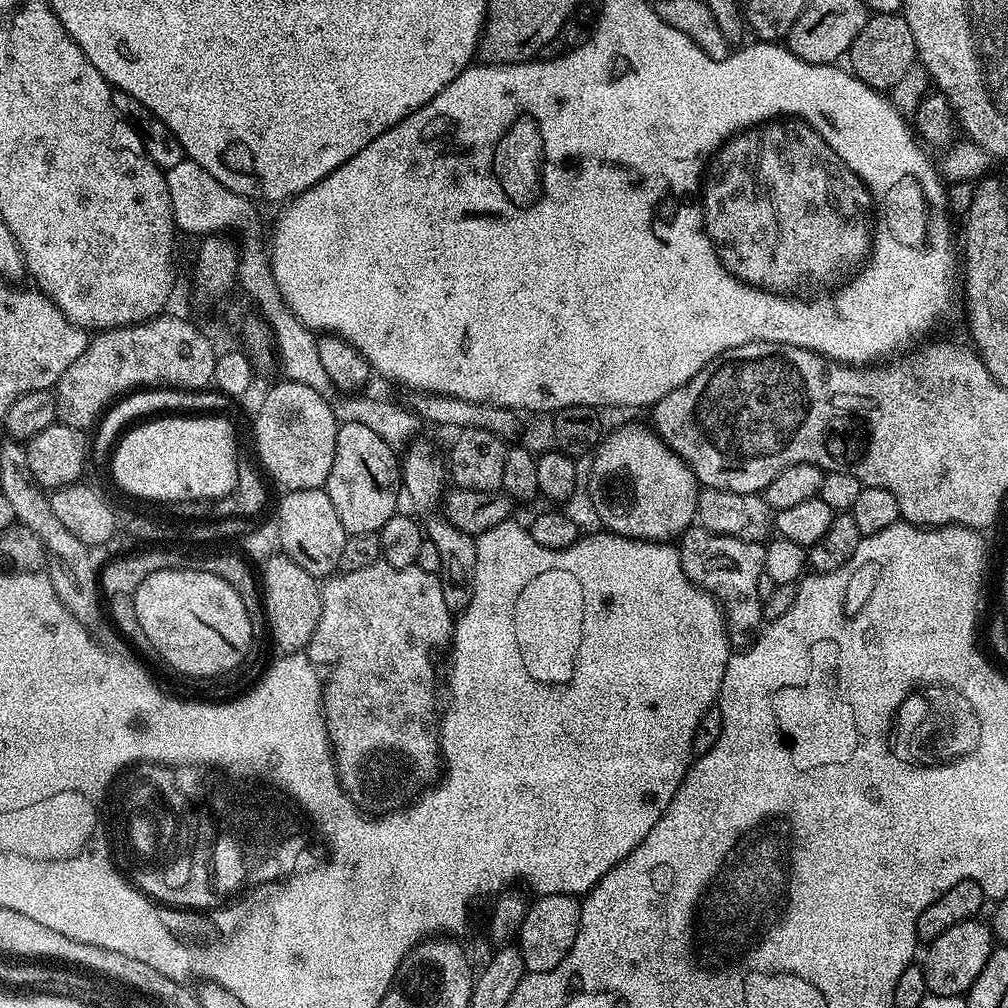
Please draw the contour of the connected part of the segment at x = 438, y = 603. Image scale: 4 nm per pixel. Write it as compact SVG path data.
M373 562L361 568L337 571L323 581L319 593L320 616L316 622L316 629L313 630L312 640L308 643L306 655L313 665L325 664L328 667L328 681L325 679L322 684L322 715L332 759L336 765L336 779L349 797L361 796L372 808L403 809L413 797L423 793L433 783L431 780L436 775L439 777L442 772L442 736L438 731L438 708L436 712L435 656L439 648L447 649L453 643L454 620L446 604L442 602L440 577L435 572L427 572L415 566L395 568L383 562Z

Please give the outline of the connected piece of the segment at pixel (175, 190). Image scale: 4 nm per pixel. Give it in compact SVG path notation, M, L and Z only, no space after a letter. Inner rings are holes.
M187 158L180 160L176 166L167 169L165 176L167 190L170 192L172 216L181 233L188 232L205 236L223 233L225 231L223 228L244 230L248 223L260 219L260 214L256 212L257 205L251 197L228 190L222 182L207 173L193 160Z

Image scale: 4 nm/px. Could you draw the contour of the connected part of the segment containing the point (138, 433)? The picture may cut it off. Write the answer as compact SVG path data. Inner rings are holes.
M164 414L129 427L110 456L112 476L117 486L144 500L166 502L190 499L216 501L232 495L239 482L236 432L231 422L224 418L220 414Z

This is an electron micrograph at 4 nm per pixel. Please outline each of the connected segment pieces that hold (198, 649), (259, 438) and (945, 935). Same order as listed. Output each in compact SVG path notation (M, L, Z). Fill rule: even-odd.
M182 567L162 569L151 573L134 590L132 597L139 625L147 638L155 641L172 663L177 663L187 674L215 673L221 670L236 670L244 660L252 644L254 621L248 617L242 598L229 584L214 574L200 572L196 568Z
M285 378L280 382L265 394L256 412L256 452L264 463L263 471L268 471L284 490L324 488L328 483L338 427L333 405L324 401L323 391Z
M979 919L963 920L950 930L938 934L923 949L922 967L928 992L937 996L964 996L968 988L976 980L978 974L982 972L982 966L992 957L994 951L994 932L991 927L979 924Z

